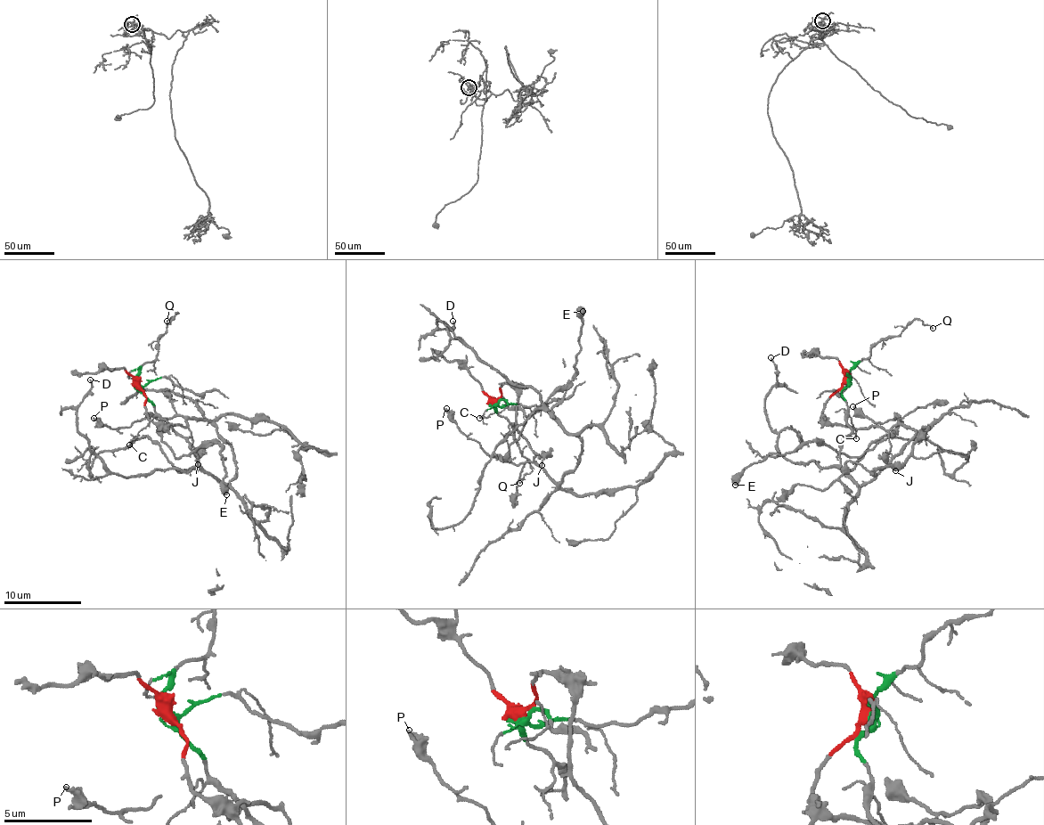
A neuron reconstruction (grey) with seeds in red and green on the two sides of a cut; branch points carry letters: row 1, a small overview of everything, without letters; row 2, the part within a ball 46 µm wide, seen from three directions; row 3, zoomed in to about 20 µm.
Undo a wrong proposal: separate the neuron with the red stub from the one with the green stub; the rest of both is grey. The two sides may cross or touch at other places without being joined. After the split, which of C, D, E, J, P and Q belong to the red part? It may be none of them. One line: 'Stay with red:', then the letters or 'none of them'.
Stay with red: E, J, P

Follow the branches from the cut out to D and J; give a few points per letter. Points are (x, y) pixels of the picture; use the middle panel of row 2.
D: (494, 404), (502, 399), (533, 415), (548, 409), (530, 387), (511, 385), (437, 322), (442, 329), (453, 321)
J: (494, 404), (501, 396), (501, 387), (510, 385), (517, 394), (516, 430), (542, 457), (542, 466)

